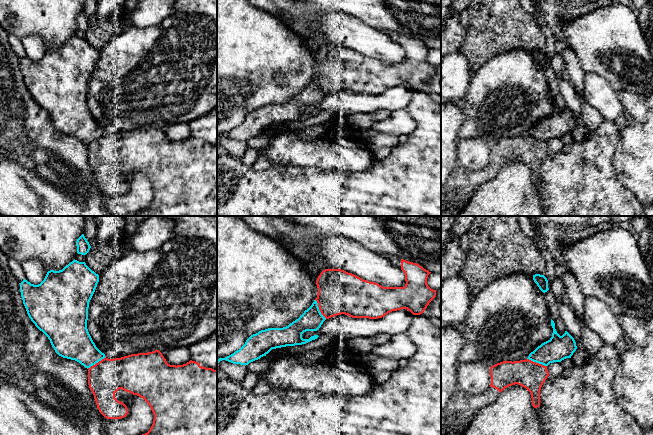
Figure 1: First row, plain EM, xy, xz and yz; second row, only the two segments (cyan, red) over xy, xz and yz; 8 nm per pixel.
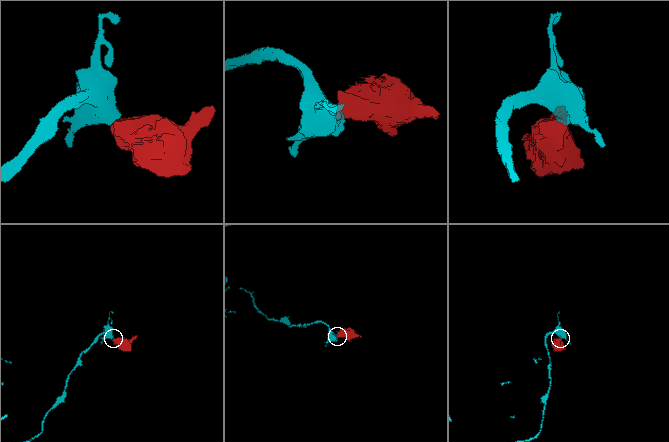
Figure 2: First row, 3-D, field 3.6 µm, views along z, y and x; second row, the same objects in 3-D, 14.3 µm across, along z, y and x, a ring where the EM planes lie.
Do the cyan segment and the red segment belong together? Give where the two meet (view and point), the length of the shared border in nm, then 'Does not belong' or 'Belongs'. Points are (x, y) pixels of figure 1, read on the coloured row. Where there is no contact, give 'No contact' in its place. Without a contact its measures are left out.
Touches cyan at yz (537, 362). Shared border 170 nm. Does not belong

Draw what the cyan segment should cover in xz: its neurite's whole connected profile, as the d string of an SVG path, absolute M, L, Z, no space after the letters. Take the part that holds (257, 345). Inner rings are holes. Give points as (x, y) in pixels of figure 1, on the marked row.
M314 300L312 305L307 310L305 310L298 319L290 323L288 326L283 328L268 328L251 335L239 350L235 351L233 354L225 358L217 359L217 364L222 360L226 360L233 364L240 364L246 366L250 362L266 356L272 349L306 344L312 340L317 339L319 336L314 335L311 336L309 339L303 339L302 334L306 331L317 331L325 320L326 318L321 314L317 301Z

